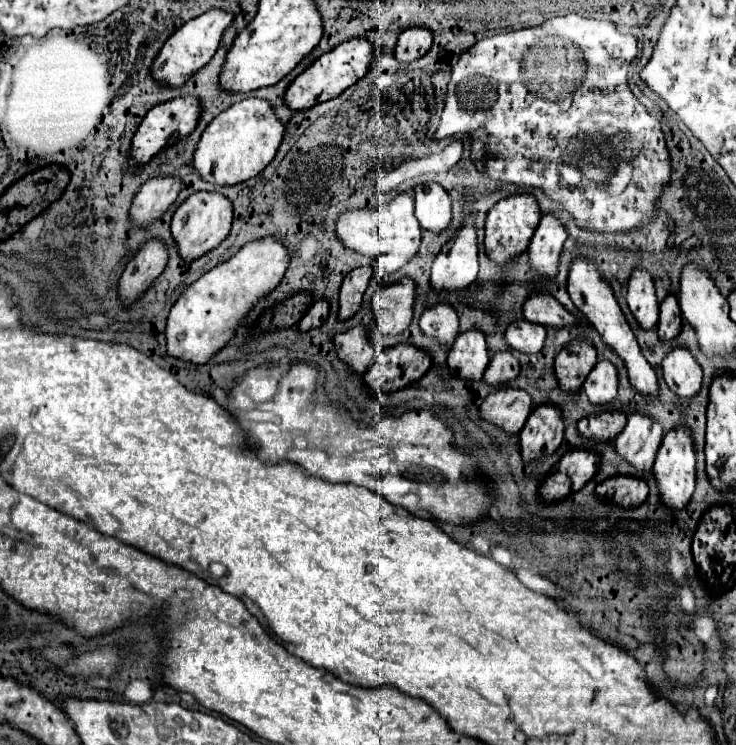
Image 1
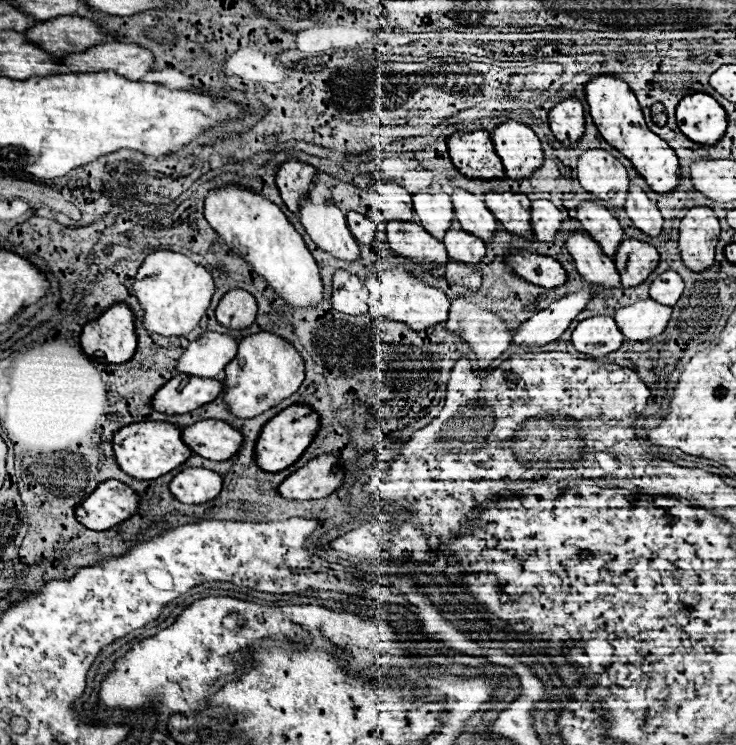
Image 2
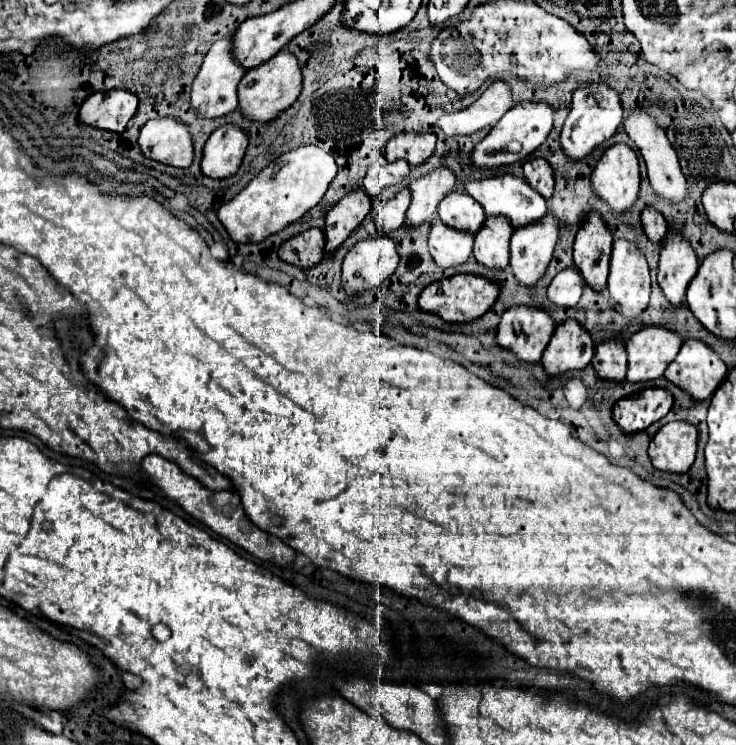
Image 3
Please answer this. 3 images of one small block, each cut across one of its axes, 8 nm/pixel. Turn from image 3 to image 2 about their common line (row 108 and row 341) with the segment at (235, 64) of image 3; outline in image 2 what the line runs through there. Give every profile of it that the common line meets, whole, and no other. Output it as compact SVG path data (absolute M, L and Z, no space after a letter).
M206 332L198 340L190 342L176 364L176 372L200 376L200 378L220 378L224 366L236 356L238 344L234 338Z

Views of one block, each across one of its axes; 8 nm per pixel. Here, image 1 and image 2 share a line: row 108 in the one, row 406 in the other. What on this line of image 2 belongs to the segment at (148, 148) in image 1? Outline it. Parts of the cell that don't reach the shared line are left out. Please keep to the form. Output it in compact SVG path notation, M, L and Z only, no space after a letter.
M178 374L156 392L156 396L152 398L152 408L170 416L192 412L212 402L220 394L220 390L222 384L218 380L202 380L196 376Z

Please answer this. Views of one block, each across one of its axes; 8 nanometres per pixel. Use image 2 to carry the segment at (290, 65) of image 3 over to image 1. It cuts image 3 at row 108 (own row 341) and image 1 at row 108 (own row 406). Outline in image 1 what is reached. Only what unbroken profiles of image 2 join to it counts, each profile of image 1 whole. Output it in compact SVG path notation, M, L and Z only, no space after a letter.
M248 98L236 102L228 110L220 112L202 132L194 150L192 164L202 180L216 186L234 186L260 174L274 158L284 136L284 126L276 118L270 102L260 98Z

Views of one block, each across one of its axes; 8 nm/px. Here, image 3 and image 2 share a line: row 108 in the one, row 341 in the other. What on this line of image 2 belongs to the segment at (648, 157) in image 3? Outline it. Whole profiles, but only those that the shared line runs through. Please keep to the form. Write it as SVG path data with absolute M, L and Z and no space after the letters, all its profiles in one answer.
M640 300L632 306L620 308L614 316L618 330L624 334L626 340L632 342L644 342L648 338L654 338L664 332L668 320L670 320L672 308L658 304L654 300Z

